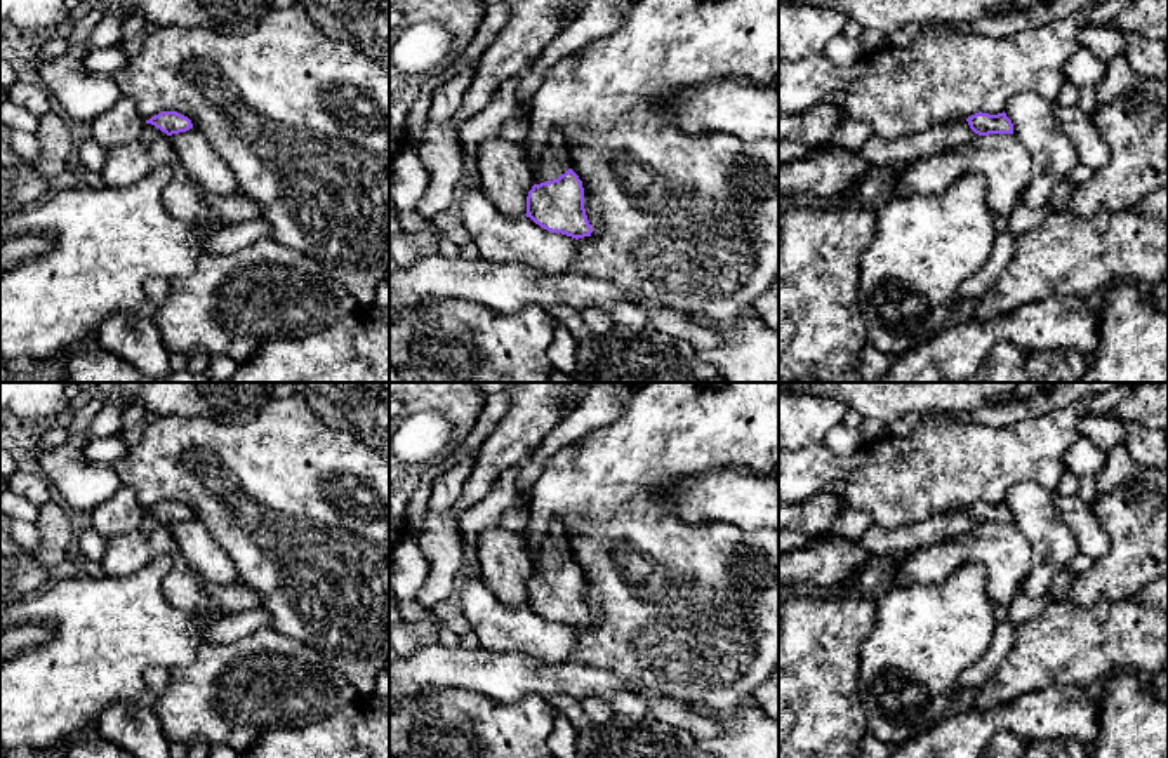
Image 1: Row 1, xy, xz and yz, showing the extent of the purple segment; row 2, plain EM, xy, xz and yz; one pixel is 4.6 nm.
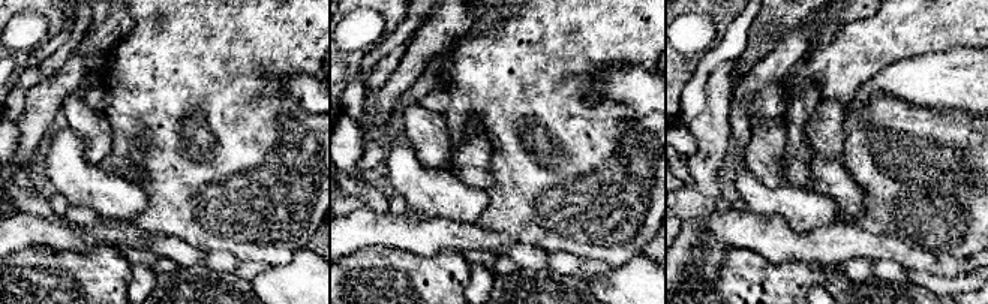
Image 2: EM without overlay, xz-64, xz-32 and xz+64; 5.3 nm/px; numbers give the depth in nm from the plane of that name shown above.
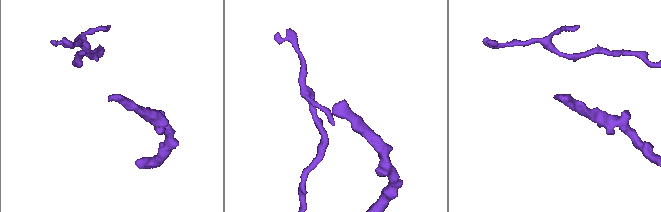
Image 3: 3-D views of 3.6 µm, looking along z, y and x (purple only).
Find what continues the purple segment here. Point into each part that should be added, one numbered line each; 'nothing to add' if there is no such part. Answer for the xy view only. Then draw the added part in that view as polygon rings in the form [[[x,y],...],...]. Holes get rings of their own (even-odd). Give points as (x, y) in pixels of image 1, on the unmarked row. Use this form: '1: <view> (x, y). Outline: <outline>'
1: xy (150, 522). Outline: [[[144,513],[143,520],[141,520],[141,525],[139,525],[139,530],[144,532],[144,534],[151,534],[155,532],[160,525],[167,525],[165,522],[162,522],[160,518],[156,518],[155,515],[151,513]]]

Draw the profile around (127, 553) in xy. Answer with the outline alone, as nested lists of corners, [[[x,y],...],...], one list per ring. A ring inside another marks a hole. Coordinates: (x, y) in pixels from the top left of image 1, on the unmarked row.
[[[160,525],[151,534],[134,530],[108,539],[101,565],[106,577],[127,579],[143,570],[158,555],[169,555],[174,562],[163,581],[167,602],[184,612],[209,612],[210,602],[181,556],[169,525]]]

